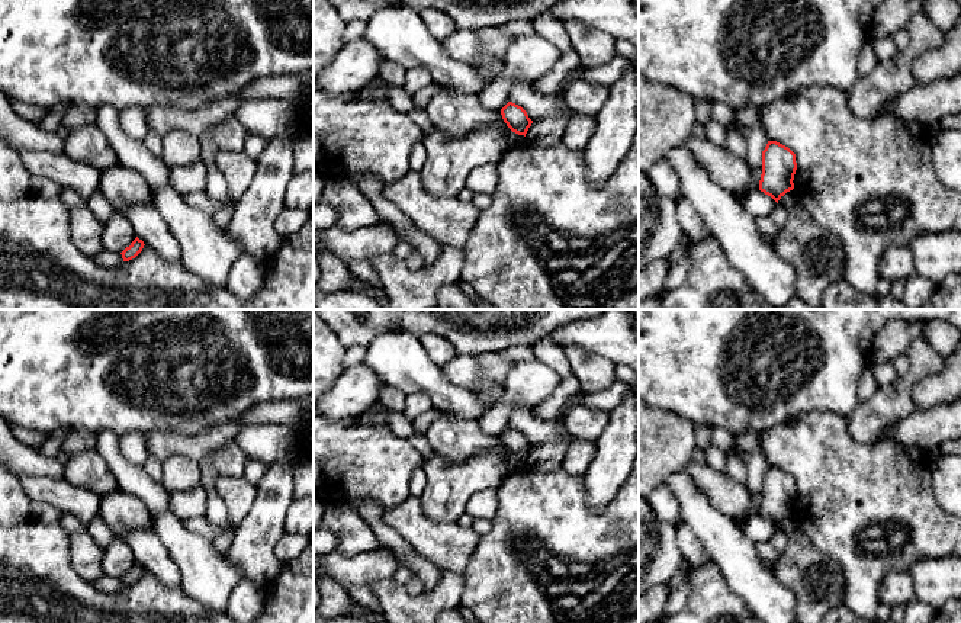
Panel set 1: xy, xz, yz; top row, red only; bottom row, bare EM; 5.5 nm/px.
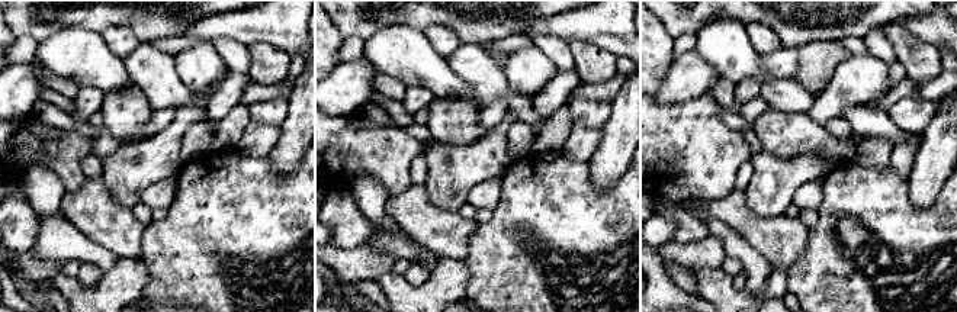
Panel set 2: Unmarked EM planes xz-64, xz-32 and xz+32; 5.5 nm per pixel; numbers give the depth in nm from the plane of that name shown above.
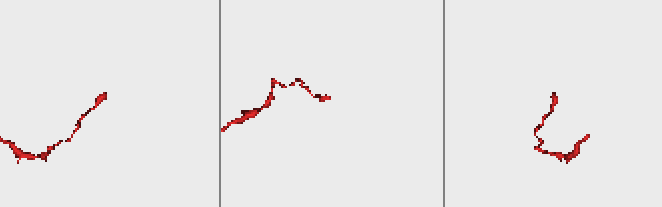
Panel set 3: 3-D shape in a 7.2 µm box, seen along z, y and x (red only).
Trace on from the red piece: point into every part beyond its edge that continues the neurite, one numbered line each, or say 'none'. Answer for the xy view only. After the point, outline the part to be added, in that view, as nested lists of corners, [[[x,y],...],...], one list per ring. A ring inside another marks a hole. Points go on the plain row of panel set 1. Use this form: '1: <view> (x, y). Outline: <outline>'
none

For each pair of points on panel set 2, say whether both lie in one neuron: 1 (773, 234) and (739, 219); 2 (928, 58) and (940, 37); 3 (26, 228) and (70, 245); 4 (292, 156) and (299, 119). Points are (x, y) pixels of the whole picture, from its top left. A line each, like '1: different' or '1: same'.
1: same
2: different
3: different
4: same

